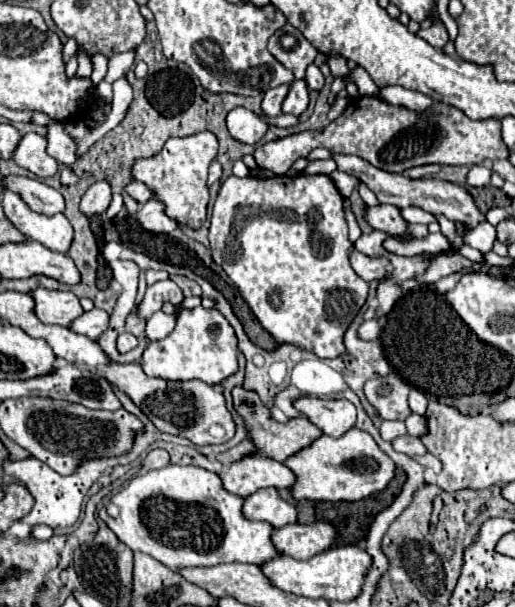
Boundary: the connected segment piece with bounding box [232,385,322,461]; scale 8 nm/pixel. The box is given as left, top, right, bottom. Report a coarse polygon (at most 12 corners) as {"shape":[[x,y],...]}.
{"shape":[[234,387],[254,455],[284,461],[322,435],[306,417],[272,417],[254,389]]}

